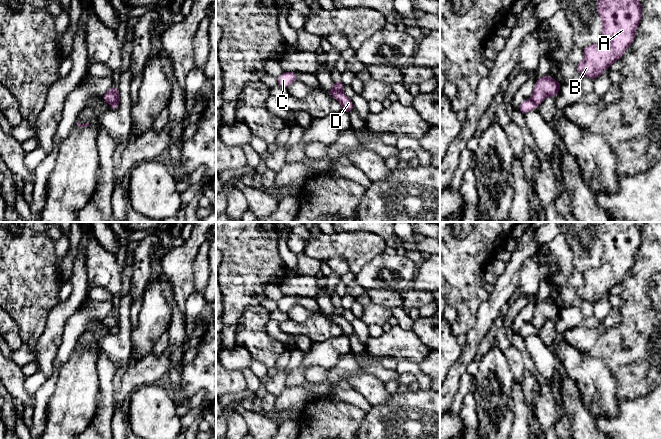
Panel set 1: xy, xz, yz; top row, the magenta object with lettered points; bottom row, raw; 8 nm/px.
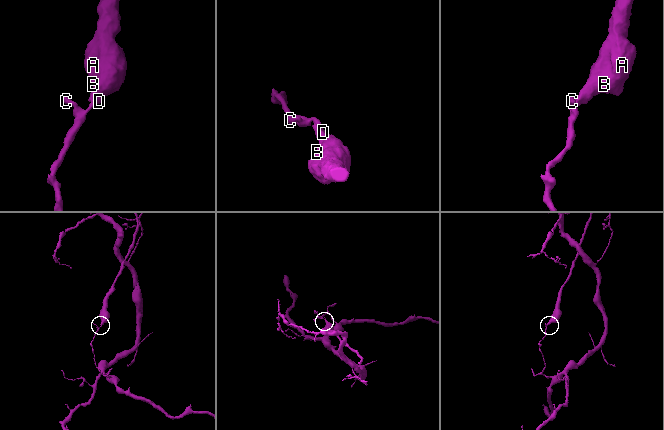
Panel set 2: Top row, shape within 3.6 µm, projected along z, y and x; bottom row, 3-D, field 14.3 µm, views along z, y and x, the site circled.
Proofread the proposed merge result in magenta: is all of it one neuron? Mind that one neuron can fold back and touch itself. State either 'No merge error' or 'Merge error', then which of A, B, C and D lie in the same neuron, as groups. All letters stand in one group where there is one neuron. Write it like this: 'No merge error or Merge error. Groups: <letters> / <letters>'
Merge error. Groups: A B D / C

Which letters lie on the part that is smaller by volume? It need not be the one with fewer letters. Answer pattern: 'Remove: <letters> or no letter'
Remove: A, B, D

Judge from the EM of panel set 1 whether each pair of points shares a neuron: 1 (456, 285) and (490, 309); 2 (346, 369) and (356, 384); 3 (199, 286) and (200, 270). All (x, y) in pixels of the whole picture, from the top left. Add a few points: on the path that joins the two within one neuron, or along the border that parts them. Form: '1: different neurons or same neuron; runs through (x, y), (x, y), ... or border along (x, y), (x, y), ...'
1: different neurons; border along (489, 294), (479, 309), (474, 325)
2: different neurons; border along (374, 375), (355, 373), (347, 374), (343, 378)
3: same neuron; runs through (200, 282), (200, 274)

